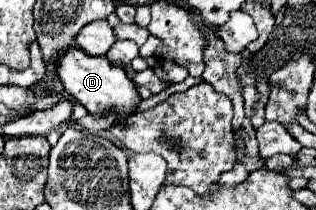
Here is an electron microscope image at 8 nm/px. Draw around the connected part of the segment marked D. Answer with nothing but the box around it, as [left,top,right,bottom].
[55,45,141,123]

